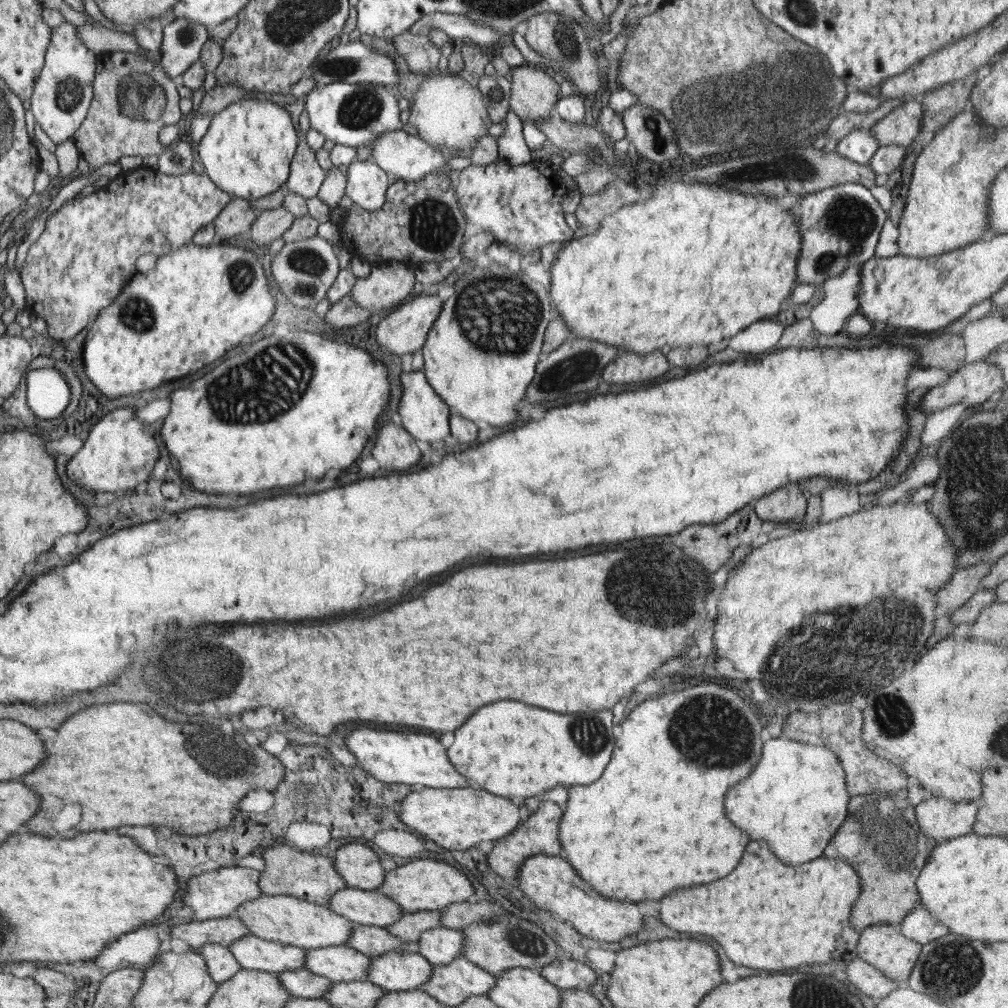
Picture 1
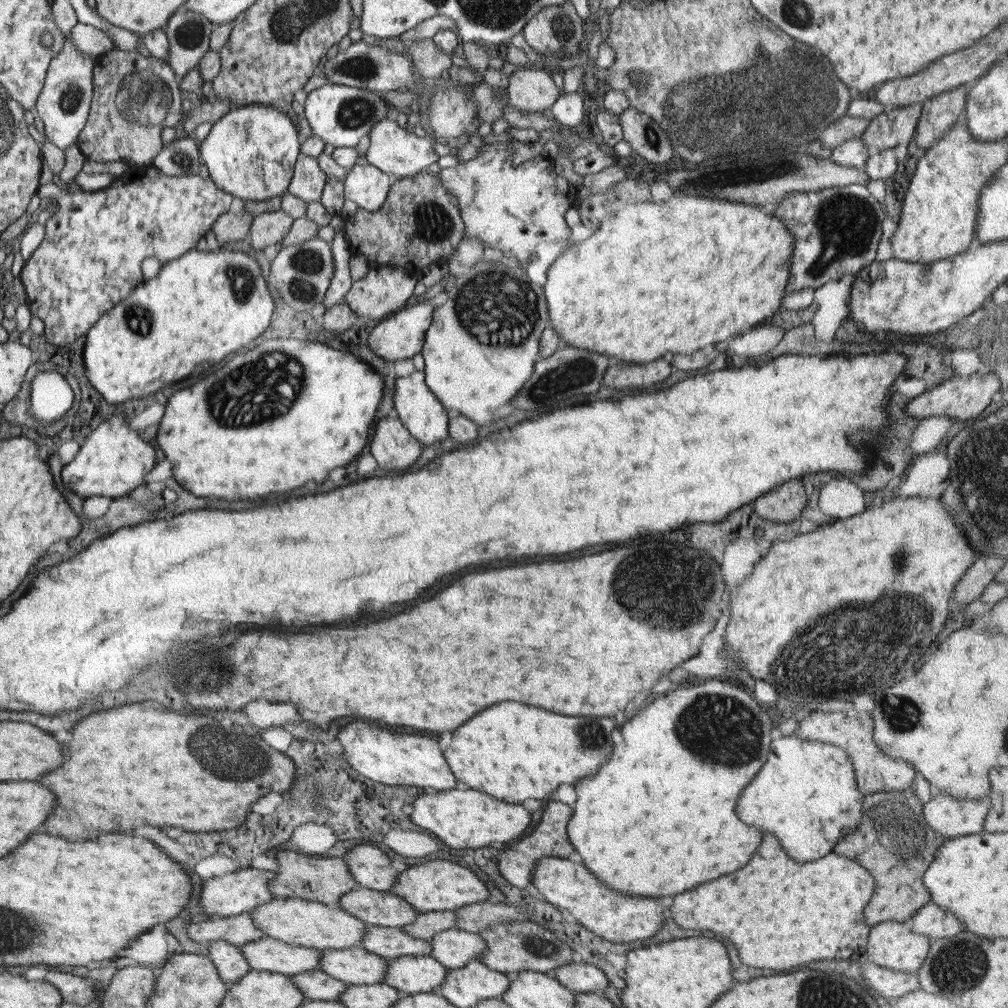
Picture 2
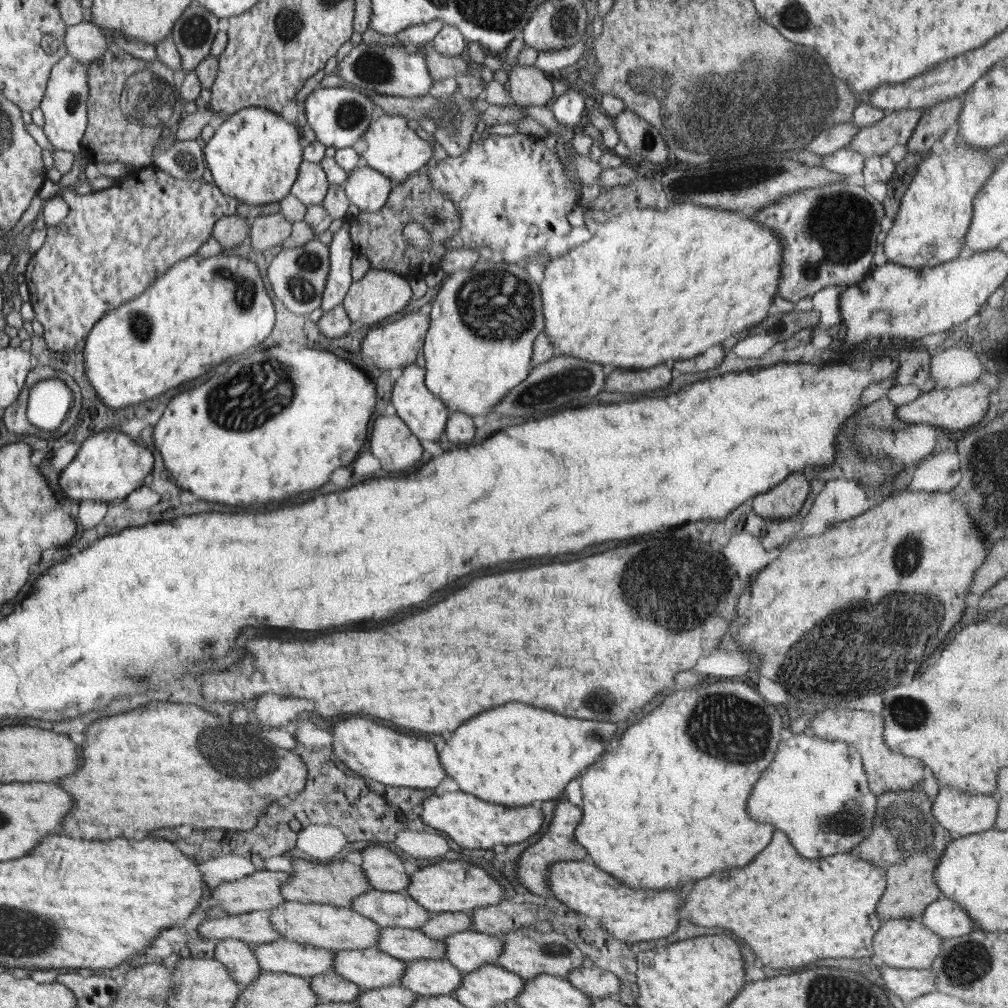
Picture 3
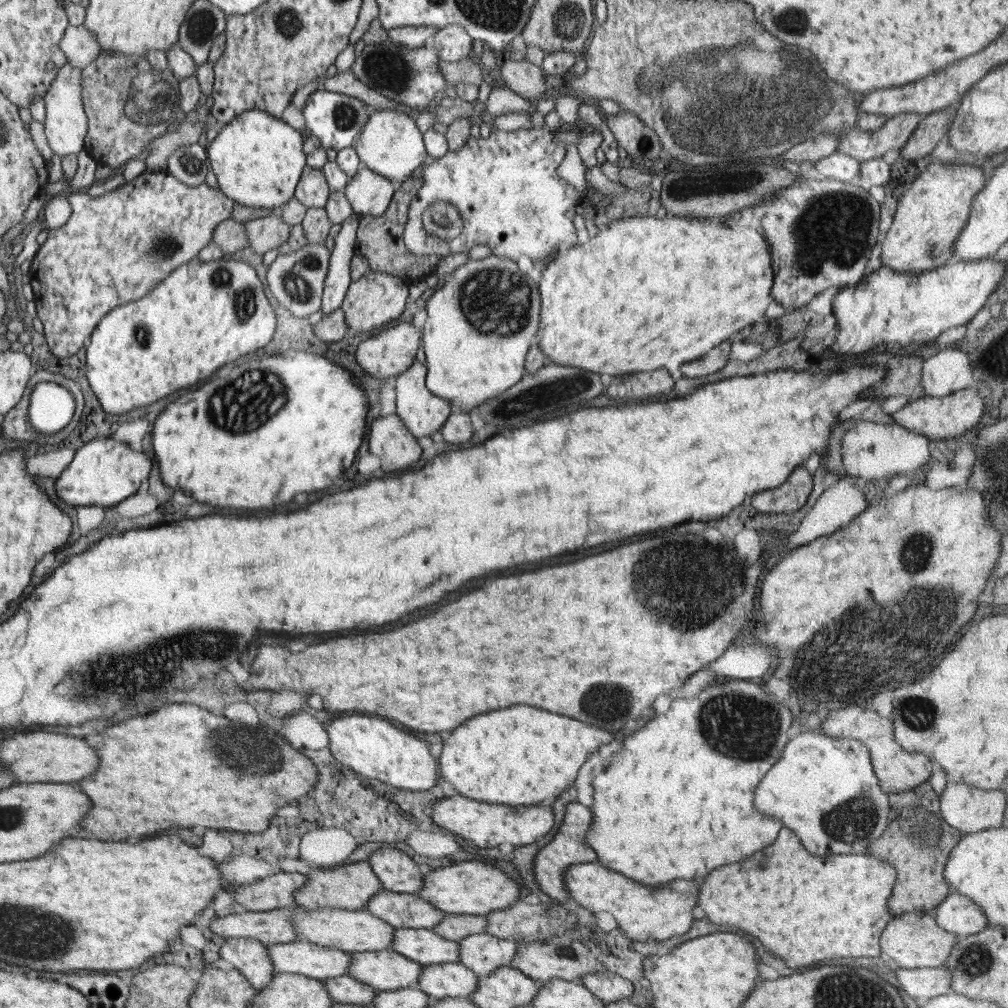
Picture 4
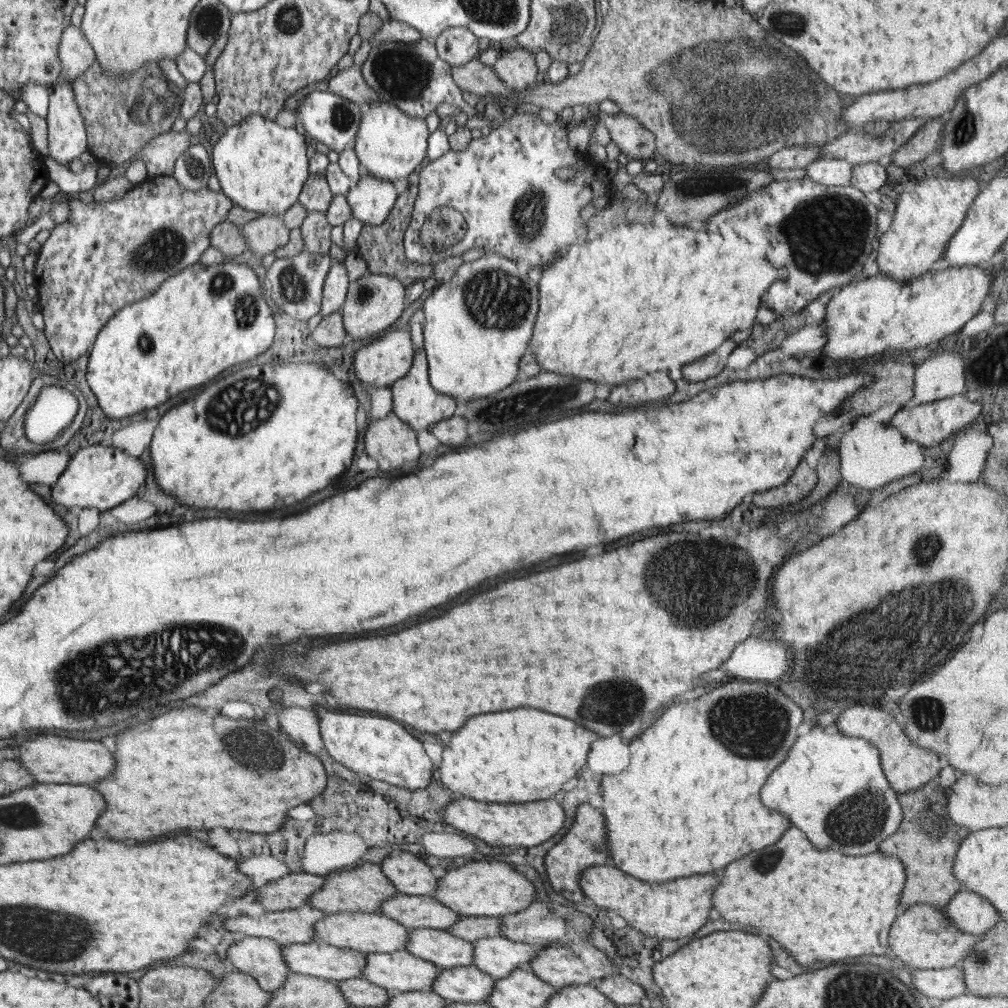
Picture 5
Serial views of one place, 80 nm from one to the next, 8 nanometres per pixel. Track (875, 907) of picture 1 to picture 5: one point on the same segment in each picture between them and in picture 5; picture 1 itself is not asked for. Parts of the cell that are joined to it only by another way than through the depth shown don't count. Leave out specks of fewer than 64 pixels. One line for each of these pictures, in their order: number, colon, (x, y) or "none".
2: (898, 845)
3: (908, 842)
4: (920, 841)
5: (927, 845)

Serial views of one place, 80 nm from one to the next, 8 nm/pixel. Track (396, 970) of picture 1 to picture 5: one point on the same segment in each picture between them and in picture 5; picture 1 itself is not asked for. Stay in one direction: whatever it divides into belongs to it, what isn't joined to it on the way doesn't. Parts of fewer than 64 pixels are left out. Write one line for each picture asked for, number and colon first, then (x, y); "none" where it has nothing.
2: (410, 975)
3: (427, 977)
4: (453, 980)
5: (467, 984)

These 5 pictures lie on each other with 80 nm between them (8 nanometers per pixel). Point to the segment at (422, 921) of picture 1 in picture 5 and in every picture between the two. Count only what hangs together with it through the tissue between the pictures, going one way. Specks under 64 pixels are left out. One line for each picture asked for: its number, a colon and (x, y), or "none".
2: (428, 924)
3: (443, 924)
4: (454, 927)
5: (470, 928)

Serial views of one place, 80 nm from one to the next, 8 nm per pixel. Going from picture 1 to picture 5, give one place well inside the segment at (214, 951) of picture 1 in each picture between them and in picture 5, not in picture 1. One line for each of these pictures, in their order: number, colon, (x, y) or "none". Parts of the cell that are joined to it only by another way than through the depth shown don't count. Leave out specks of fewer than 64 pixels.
2: (231, 964)
3: (238, 957)
4: (246, 955)
5: (261, 958)

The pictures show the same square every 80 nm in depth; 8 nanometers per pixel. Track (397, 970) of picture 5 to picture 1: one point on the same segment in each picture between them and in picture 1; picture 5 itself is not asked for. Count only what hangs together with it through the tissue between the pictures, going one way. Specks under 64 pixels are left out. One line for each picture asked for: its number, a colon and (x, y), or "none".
1: (338, 964)
2: (354, 966)
3: (369, 968)
4: (384, 970)

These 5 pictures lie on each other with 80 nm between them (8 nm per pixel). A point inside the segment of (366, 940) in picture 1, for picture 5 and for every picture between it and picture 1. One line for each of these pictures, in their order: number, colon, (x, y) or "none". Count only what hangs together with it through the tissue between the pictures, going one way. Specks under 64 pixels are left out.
2: (390, 943)
3: (405, 944)
4: (425, 946)
5: (439, 947)

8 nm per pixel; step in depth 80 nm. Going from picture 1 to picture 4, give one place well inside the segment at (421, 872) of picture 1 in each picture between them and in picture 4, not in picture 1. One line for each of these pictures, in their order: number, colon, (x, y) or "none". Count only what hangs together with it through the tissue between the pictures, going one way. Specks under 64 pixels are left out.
2: (440, 885)
3: (447, 886)
4: (476, 888)

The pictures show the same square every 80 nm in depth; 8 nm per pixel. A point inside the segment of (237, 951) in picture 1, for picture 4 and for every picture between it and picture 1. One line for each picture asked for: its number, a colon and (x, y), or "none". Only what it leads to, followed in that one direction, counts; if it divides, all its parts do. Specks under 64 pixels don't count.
2: (268, 954)
3: (285, 956)
4: (303, 958)

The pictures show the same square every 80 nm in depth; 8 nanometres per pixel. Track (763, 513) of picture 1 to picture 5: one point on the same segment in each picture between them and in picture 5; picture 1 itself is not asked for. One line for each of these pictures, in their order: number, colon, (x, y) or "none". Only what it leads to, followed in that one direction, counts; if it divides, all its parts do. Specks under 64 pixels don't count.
2: (784, 504)
3: (785, 500)
4: (791, 495)
5: (804, 479)

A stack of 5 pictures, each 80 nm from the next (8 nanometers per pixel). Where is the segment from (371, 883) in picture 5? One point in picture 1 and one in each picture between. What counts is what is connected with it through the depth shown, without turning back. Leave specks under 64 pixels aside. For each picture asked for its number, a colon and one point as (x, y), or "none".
1: (291, 872)
2: (325, 880)
3: (337, 883)
4: (350, 886)

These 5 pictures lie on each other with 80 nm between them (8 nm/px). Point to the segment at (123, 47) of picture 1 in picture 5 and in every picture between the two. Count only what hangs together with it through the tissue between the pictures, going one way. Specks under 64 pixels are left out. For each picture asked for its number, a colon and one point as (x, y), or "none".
2: (89, 39)
3: (86, 42)
4: (81, 48)
5: (76, 53)

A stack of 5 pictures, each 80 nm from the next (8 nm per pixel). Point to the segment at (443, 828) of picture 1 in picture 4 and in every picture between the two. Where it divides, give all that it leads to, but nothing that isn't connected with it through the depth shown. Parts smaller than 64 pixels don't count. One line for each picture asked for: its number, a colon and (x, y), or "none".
2: (471, 819)
3: (473, 823)
4: (485, 824)

